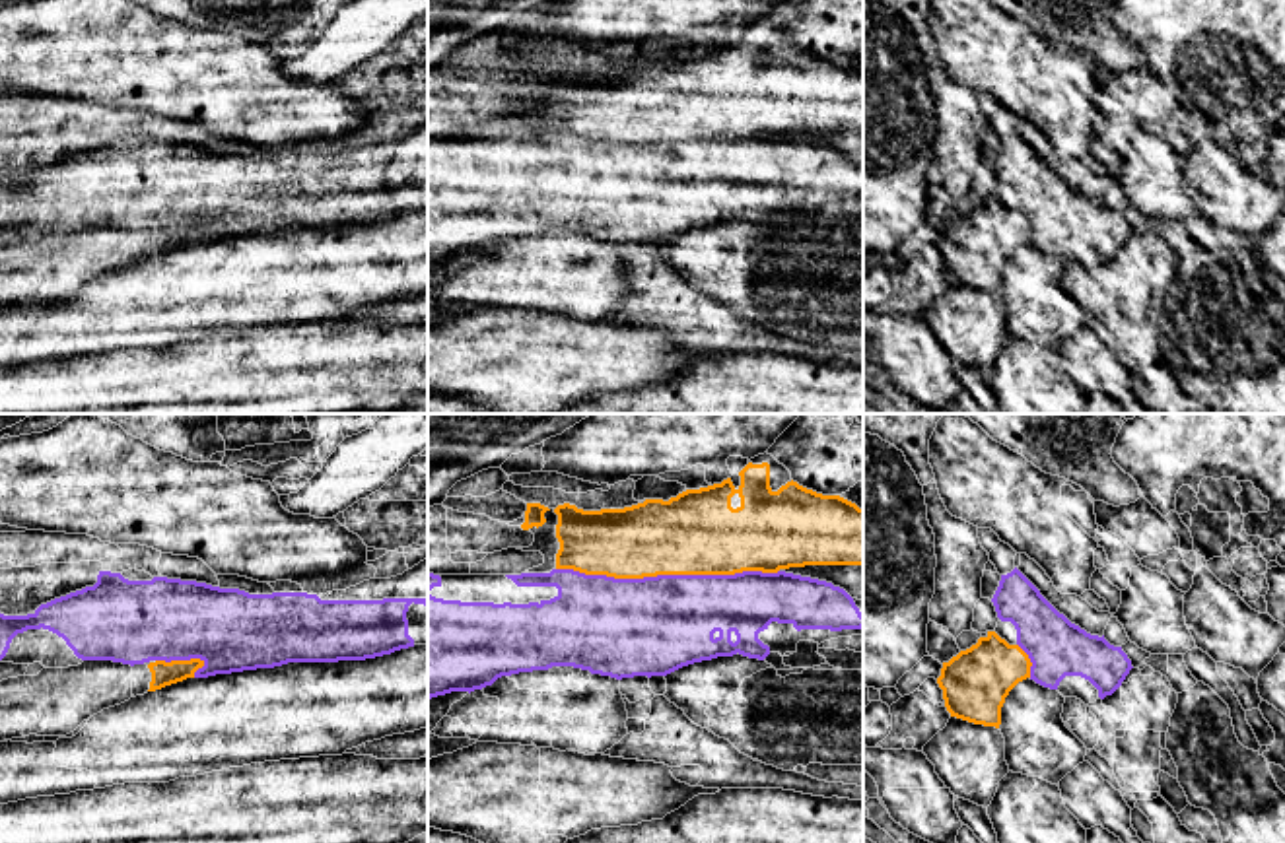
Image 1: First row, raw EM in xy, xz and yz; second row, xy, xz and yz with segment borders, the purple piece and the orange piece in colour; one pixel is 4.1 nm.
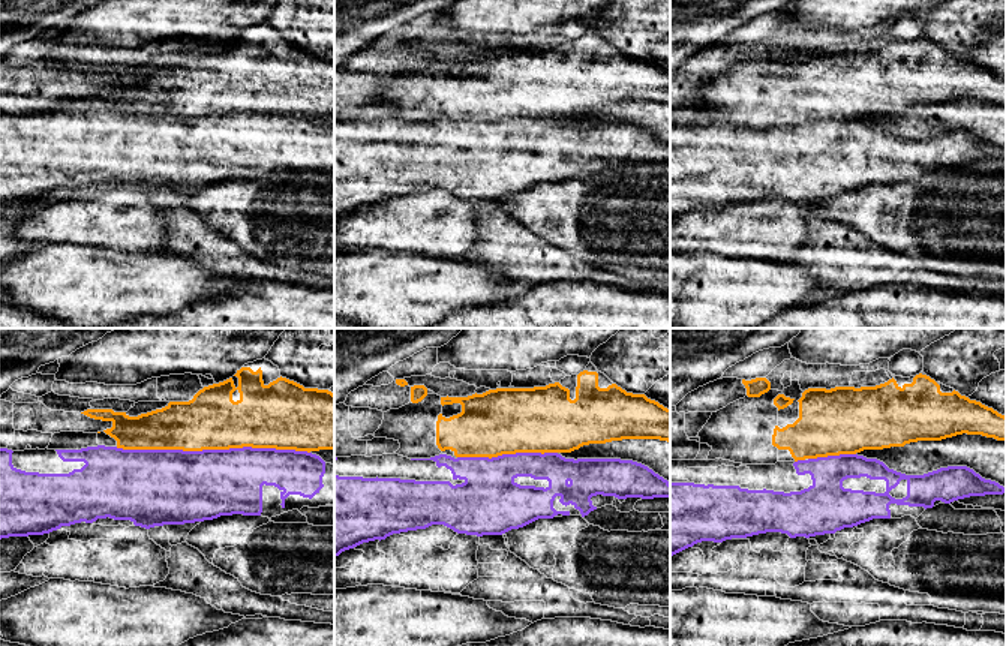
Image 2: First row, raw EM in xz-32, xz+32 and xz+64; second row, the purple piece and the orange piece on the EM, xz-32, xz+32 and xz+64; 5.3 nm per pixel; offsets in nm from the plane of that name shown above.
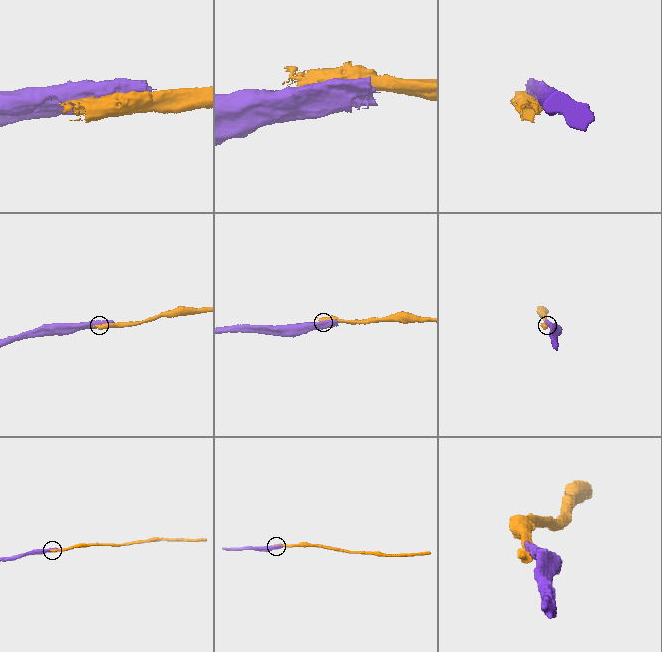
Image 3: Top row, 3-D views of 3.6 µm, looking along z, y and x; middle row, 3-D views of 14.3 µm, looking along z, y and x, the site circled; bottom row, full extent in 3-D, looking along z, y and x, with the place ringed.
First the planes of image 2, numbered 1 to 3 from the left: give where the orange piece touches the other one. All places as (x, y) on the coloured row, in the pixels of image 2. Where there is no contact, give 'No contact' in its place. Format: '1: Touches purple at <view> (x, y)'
1: Touches purple at xz-32 (213, 450)
2: Touches purple at xz+32 (507, 454)
3: Touches purple at xz+64 (831, 456)

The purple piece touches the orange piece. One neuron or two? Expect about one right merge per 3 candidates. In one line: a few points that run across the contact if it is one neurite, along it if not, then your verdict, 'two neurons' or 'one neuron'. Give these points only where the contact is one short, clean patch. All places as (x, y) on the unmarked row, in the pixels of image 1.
two neurons

